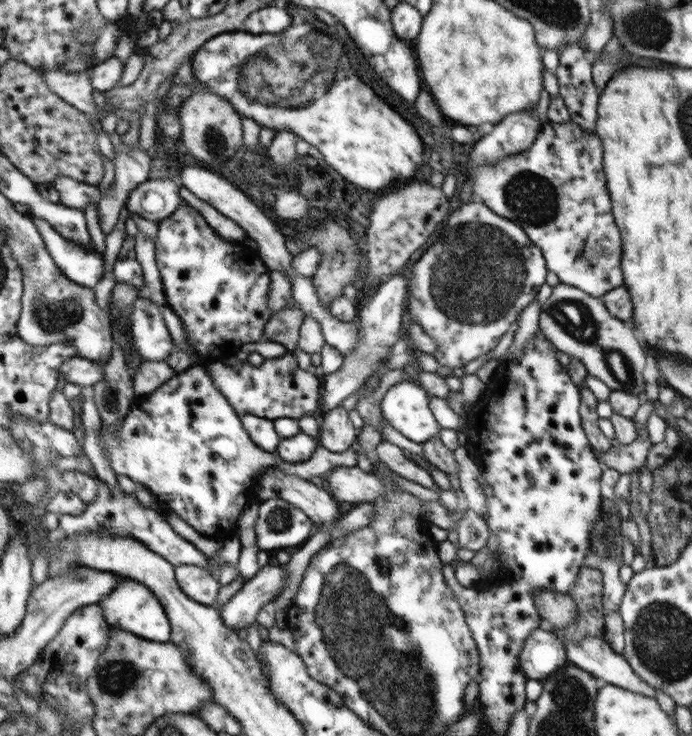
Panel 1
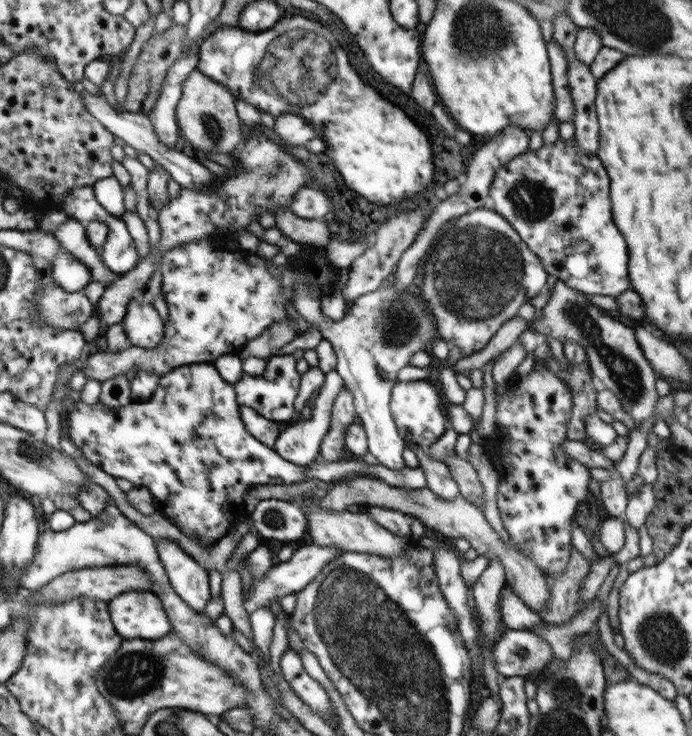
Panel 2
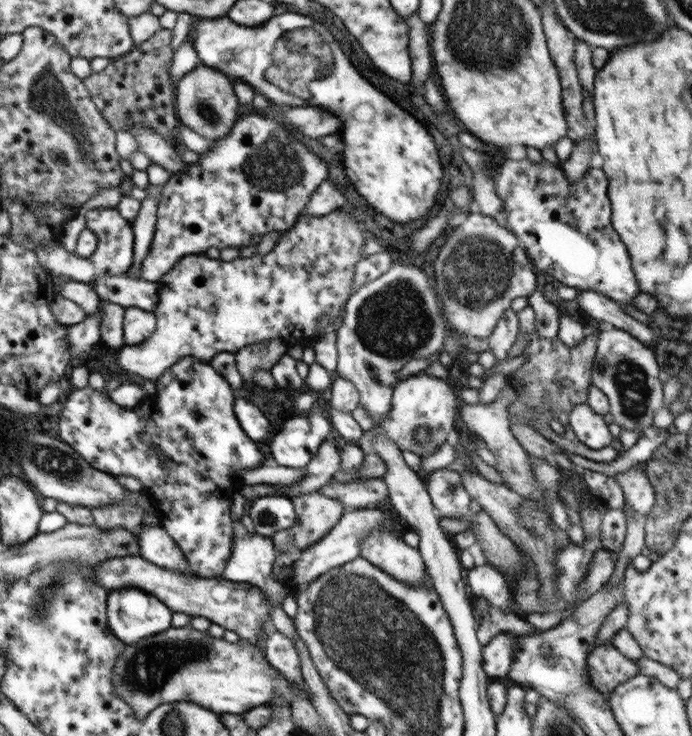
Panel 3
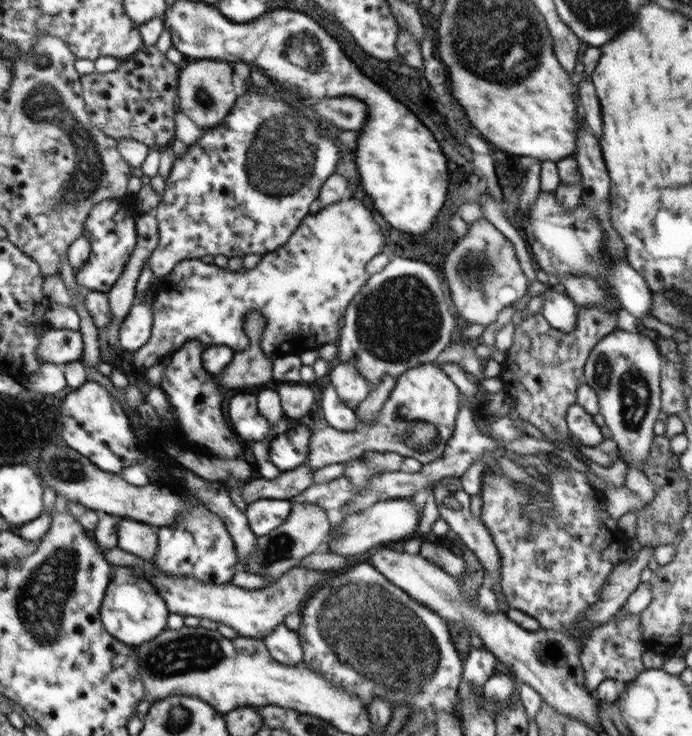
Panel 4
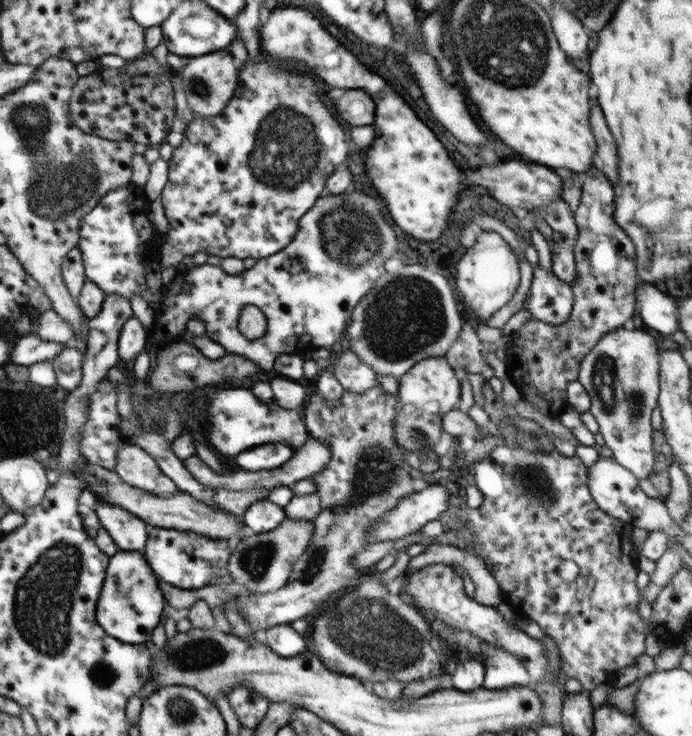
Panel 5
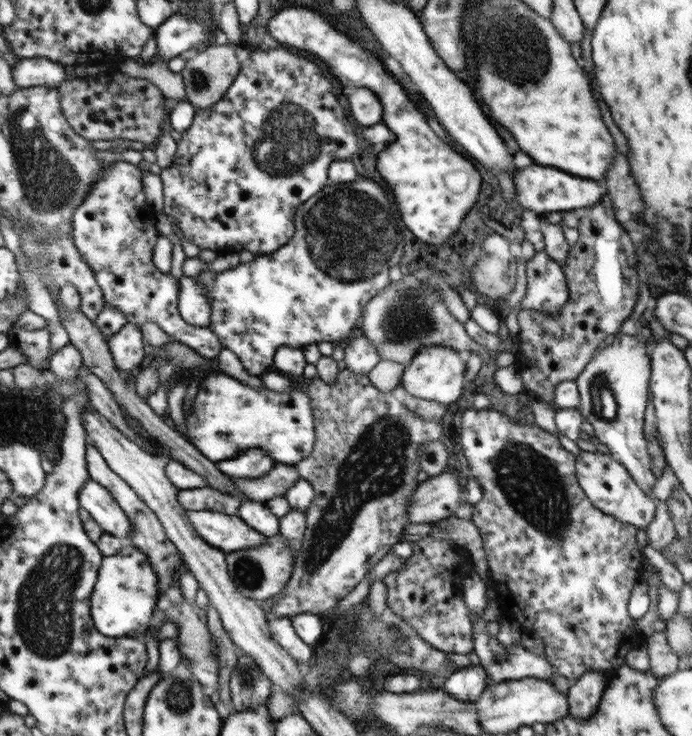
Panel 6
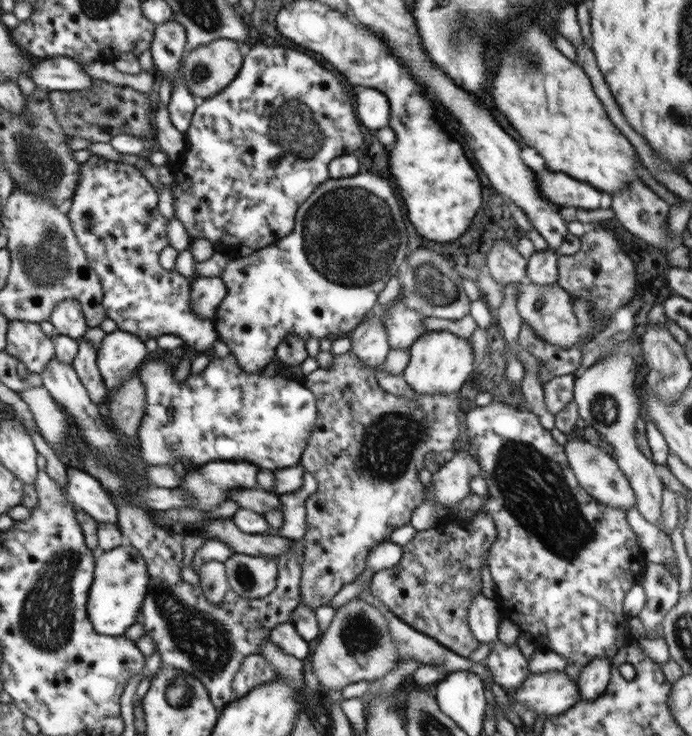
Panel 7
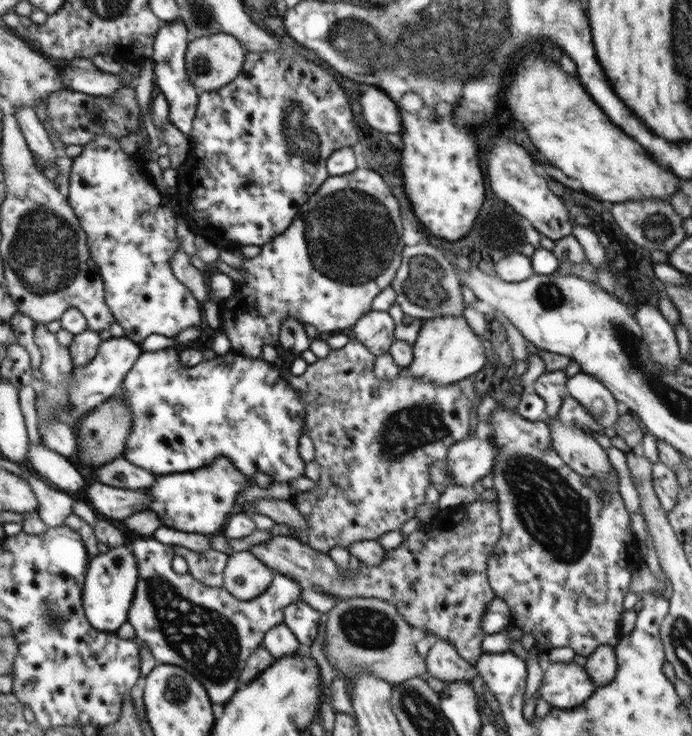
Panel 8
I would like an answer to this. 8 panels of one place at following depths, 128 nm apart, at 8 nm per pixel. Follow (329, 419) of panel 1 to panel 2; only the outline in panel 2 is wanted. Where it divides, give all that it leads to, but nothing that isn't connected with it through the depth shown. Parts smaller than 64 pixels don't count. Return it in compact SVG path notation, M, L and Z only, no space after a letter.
M346 388L340 390L340 394L336 396L330 415L331 428L320 446L319 454L325 458L325 462L336 462L341 460L343 454L347 454L344 433L356 418L352 393Z

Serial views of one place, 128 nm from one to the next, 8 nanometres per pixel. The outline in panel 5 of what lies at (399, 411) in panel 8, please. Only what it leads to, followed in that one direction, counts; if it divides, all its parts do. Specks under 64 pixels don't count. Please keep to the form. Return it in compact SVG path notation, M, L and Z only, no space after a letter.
M374 387L374 389L370 389L370 391L366 391L362 394L352 393L346 391L344 395L342 395L342 399L340 399L340 403L332 409L332 407L328 407L326 405L326 401L324 398L320 397L320 393L316 391L314 396L311 398L308 407L303 411L303 421L308 428L309 434L312 438L316 438L318 442L322 442L322 444L326 444L330 450L332 450L333 455L330 459L330 462L321 470L314 474L315 483L317 484L317 493L320 493L320 513L316 515L314 519L314 530L313 537L310 543L310 546L304 551L304 554L298 558L298 560L294 563L292 567L291 575L289 576L288 582L279 588L278 590L267 592L264 594L241 594L236 598L235 602L235 610L237 610L244 618L249 622L249 625L253 630L262 630L265 632L268 628L272 626L276 626L278 624L290 624L294 622L294 620L302 619L307 616L312 617L315 612L320 610L322 606L325 606L334 596L341 595L349 586L352 586L350 582L354 582L354 576L358 574L358 569L352 566L350 560L355 554L358 554L364 550L370 543L376 542L371 538L371 526L373 522L386 514L386 512L390 512L392 508L396 508L396 506L404 500L404 498L408 498L414 493L414 488L412 487L412 477L410 477L410 471L412 470L411 464L406 460L406 453L403 452L404 449L400 448L400 445L396 443L396 431L394 431L394 424L396 424L395 417L398 414L396 411L398 396L397 395L389 395L388 392L384 392L379 388Z

